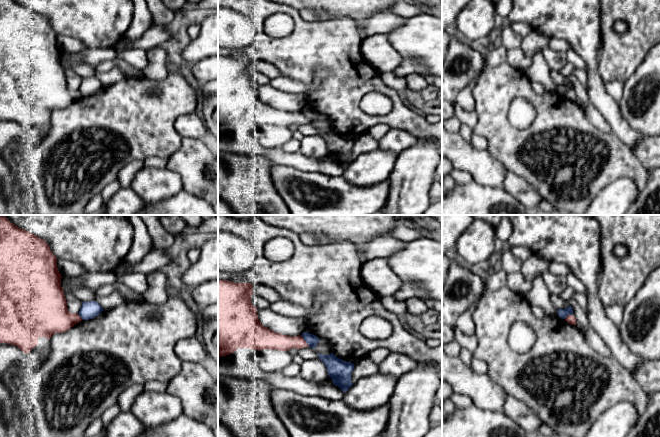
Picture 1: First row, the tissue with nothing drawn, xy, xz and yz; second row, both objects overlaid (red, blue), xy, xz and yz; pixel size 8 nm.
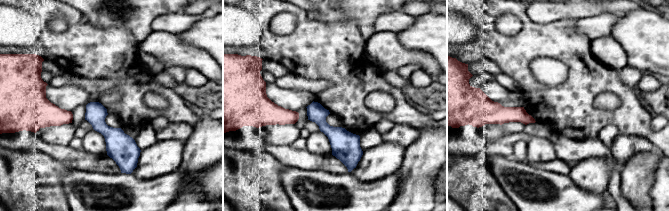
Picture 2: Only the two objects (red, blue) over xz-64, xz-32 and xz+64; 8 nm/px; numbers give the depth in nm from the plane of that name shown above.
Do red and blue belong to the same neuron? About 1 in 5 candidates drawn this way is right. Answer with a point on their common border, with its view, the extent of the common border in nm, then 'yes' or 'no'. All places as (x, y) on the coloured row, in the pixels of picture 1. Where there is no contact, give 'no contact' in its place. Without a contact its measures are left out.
xz (305, 341) | 120 nm | no

